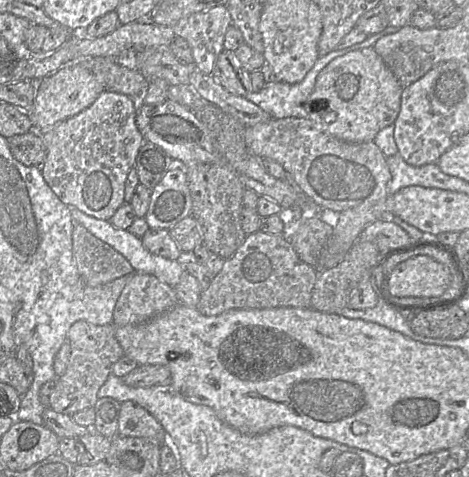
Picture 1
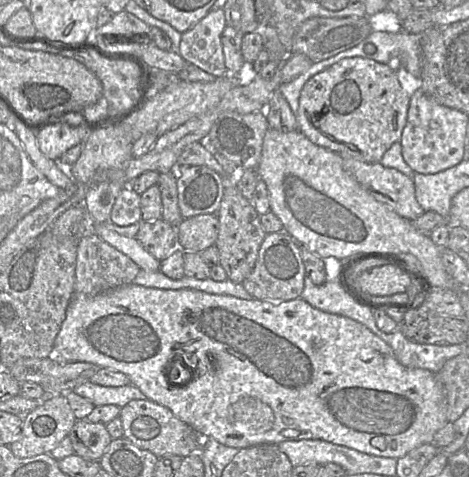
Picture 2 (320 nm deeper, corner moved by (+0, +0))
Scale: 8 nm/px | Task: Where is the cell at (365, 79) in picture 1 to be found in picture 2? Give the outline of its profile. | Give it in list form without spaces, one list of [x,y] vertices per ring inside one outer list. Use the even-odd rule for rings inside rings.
[[[363,57],[345,58],[326,70],[312,77],[306,82],[301,90],[299,98],[299,109],[296,114],[298,130],[305,135],[312,143],[331,150],[341,157],[353,157],[367,163],[378,163],[384,153],[397,141],[400,141],[403,129],[407,122],[410,95],[408,95],[399,83],[397,69],[394,65],[383,64],[372,59]]]

